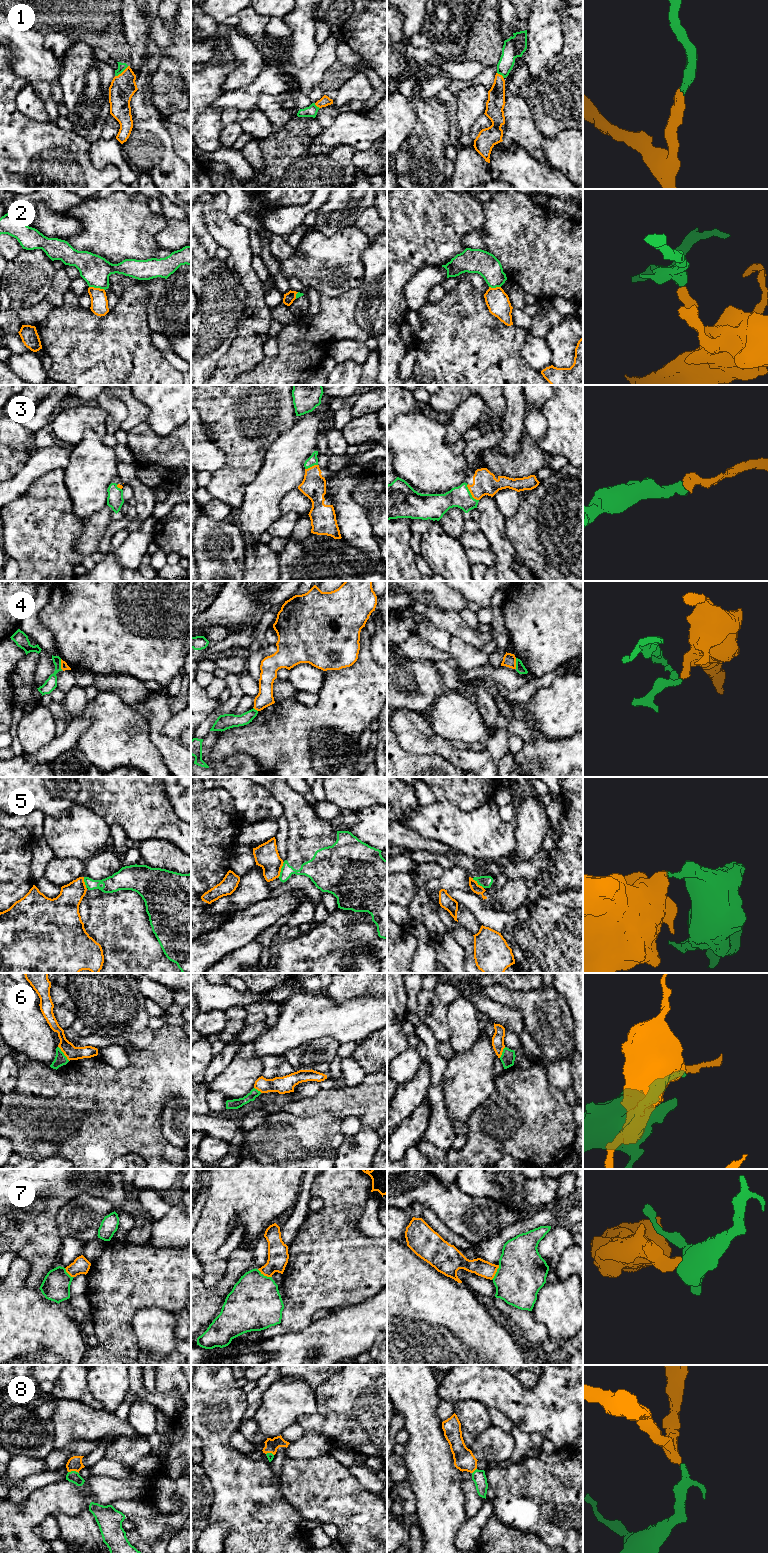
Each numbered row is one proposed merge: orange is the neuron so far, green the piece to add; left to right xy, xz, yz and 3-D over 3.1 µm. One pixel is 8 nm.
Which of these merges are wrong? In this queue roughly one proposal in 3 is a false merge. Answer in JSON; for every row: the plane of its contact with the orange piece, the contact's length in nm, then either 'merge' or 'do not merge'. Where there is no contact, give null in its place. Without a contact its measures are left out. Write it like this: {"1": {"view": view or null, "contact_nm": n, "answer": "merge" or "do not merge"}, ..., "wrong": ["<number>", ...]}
{"1": {"view": "xy", "contact_nm": 140, "answer": "merge"}, "2": {"view": "xy", "contact_nm": 130, "answer": "do not merge"}, "3": {"view": "yz", "contact_nm": 160, "answer": "merge"}, "4": {"view": "xy", "contact_nm": 90, "answer": "do not merge"}, "5": {"view": "xz", "contact_nm": 130, "answer": "do not merge"}, "6": {"view": "xy", "contact_nm": 150, "answer": "do not merge"}, "7": {"view": "xz", "contact_nm": 140, "answer": "do not merge"}, "8": {"view": "xy", "contact_nm": 90, "answer": "merge"}, "wrong": ["2", "4", "5", "6", "7"]}

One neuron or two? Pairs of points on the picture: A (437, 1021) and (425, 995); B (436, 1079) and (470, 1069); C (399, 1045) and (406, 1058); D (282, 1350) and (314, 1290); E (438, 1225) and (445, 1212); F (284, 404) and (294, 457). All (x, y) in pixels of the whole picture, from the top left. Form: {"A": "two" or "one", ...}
{"A": "one", "B": "two", "C": "two", "D": "two", "E": "two", "F": "two"}

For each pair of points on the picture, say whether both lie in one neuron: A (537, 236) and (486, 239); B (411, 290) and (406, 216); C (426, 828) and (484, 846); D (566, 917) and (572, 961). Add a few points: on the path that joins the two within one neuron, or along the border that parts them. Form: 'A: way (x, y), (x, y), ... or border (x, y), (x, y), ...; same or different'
A: way (524, 236), (499, 236); same
B: border (430, 266), (421, 268), (407, 282), (405, 302); different
C: way (440, 832), (470, 833); same
D: way (572, 928), (572, 950); same

